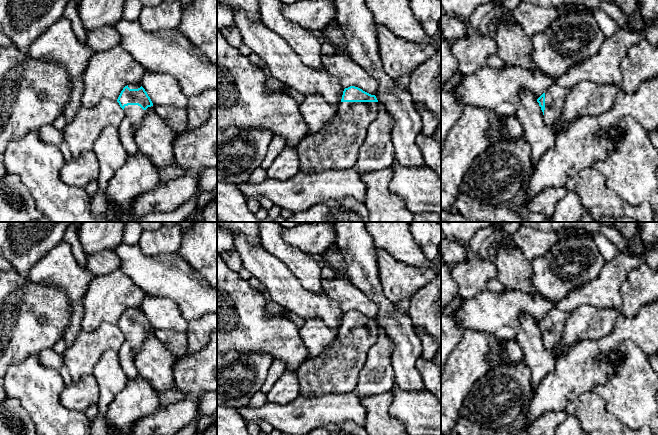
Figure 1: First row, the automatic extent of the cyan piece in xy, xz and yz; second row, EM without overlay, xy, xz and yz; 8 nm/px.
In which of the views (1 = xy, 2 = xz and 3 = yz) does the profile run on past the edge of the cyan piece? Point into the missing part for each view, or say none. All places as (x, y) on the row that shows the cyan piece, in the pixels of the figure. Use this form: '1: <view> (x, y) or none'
1: xy (134, 114)
2: xz (336, 146)
3: yz (555, 96)

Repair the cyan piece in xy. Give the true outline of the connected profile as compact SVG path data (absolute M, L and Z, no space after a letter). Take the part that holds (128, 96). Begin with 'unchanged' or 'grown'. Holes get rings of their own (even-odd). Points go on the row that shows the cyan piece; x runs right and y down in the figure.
grown; M141 83L125 86L117 102L125 113L117 127L119 139L128 155L132 155L138 152L135 133L144 119L146 109L153 106L153 103Z

